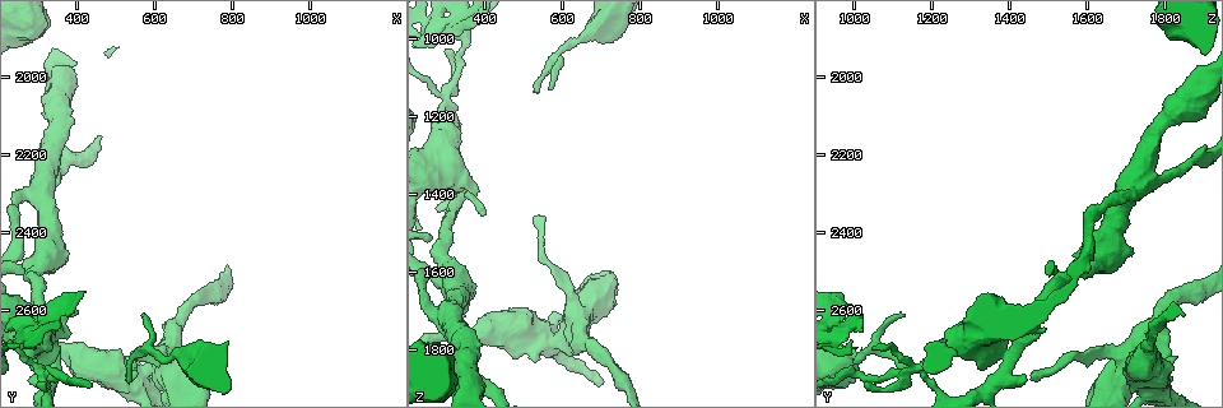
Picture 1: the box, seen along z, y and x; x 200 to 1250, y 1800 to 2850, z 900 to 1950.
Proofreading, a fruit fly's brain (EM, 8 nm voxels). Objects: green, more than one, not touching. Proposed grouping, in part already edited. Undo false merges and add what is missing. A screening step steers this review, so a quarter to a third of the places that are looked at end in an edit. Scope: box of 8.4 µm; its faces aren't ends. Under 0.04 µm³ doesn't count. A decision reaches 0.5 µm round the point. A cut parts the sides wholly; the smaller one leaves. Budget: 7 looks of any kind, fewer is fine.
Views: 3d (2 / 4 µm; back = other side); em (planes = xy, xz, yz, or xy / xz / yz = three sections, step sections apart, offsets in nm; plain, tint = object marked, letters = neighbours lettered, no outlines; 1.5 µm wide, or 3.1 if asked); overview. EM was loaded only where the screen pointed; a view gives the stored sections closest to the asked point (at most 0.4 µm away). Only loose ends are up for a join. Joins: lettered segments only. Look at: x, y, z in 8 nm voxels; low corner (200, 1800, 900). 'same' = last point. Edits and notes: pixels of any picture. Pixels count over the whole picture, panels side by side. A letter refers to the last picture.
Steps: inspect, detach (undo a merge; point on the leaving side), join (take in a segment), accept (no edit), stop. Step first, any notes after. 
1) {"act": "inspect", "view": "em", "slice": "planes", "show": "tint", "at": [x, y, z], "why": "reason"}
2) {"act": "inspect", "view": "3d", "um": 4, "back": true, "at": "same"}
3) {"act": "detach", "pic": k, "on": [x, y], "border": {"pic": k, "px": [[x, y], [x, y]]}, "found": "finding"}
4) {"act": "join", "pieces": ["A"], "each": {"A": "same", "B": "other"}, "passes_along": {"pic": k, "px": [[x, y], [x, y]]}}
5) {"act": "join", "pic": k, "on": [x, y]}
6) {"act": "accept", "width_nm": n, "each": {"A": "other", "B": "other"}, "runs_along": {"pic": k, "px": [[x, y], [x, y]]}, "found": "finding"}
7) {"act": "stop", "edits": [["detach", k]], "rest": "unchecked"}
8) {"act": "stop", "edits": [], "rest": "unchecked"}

{"act": "inspect", "view": "3d", "um": 2, "at": [270, 2780, 1445], "why": "an open end"}

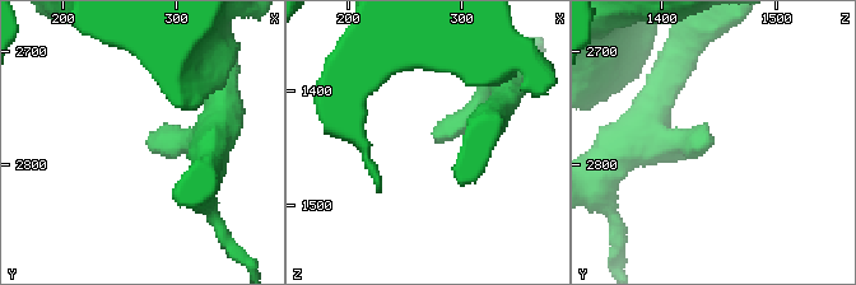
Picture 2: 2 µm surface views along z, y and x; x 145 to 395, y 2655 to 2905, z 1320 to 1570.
{"act": "inspect", "view": "em", "slice": "planes", "show": "letters", "at": [274, 2780, 1442], "why": "need the tissue"}

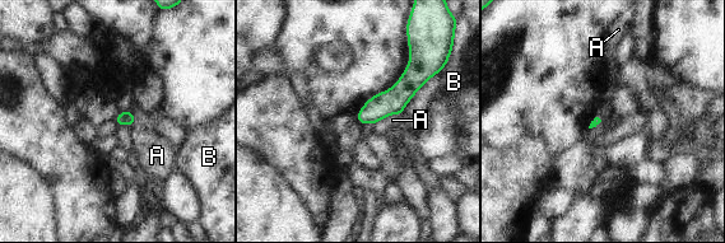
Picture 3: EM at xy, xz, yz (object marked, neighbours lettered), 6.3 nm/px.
{"act": "accept", "longest_contact_nm": ["A", 190], "each": {"A": "other", "B": "other"}, "found": "no lettered segment goes on from it"}

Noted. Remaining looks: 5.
{"act": "inspect", "view": "3d", "um": 4, "at": [295, 2750, 1165]}

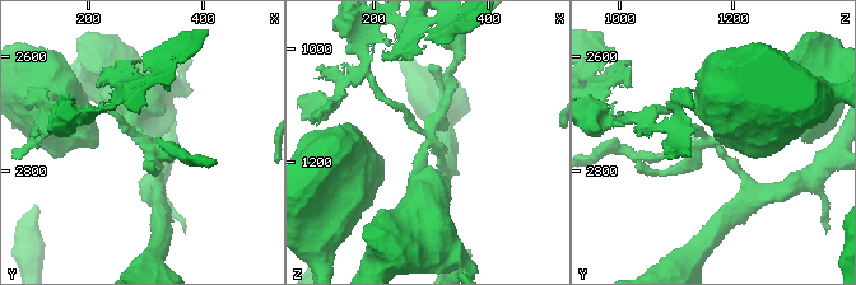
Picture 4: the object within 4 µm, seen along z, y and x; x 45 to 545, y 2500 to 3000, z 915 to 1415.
{"act": "inspect", "view": "em", "slice": "planes", "show": "letters", "at": [295, 2745, 1165], "arms": 3}

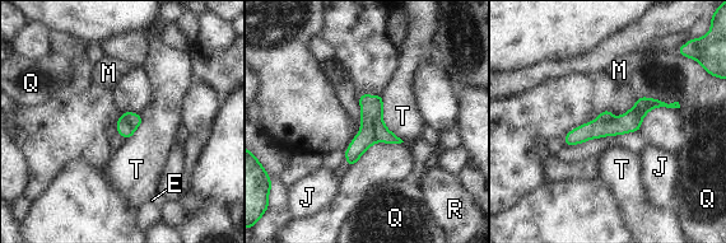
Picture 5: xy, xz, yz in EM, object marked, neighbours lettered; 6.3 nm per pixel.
{"act": "detach", "pic": 5, "on": [385, 135], "each": {"E": "other", "J": "other", "M": "other", "Q": "other", "R": "other", "T": "other"}, "border": {"pic": 5, "px": [[381, 117], [377, 122], [377, 140]]}, "found": "a second neuron is stuck on"}

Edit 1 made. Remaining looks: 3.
{"act": "inspect", "view": "3d", "um": 4, "at": [555, 2610, 1130], "why": "tapers out"}

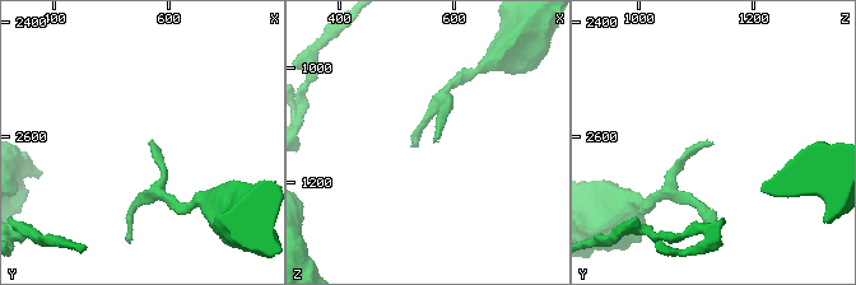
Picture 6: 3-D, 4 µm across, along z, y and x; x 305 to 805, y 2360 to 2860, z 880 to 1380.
{"act": "inspect", "view": "em", "slice": "planes", "show": "tint", "at": [565, 2615, 1120]}

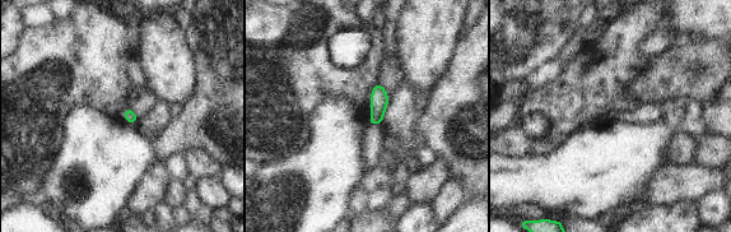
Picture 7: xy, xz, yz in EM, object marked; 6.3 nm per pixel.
{"act": "inspect", "view": "em", "slice": "planes", "show": "letters", "at": "same", "why": "what lies round it"}

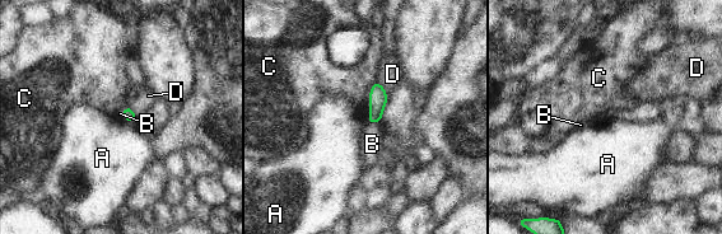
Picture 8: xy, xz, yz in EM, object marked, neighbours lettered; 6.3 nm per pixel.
{"act": "join", "pic": 8, "on": [372, 144], "longest_contact_nm": ["B", 190], "each": {"A": "other", "B": "same", "C": "other", "D": "other"}, "passes_along": {"pic": 8, "px": [[378, 98], [369, 116], [372, 144]]}, "found": "it goes on there"}

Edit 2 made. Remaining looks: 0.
{"act": "stop", "edits": [["detach", 5], ["join", 8]], "rest": "unchecked"}

